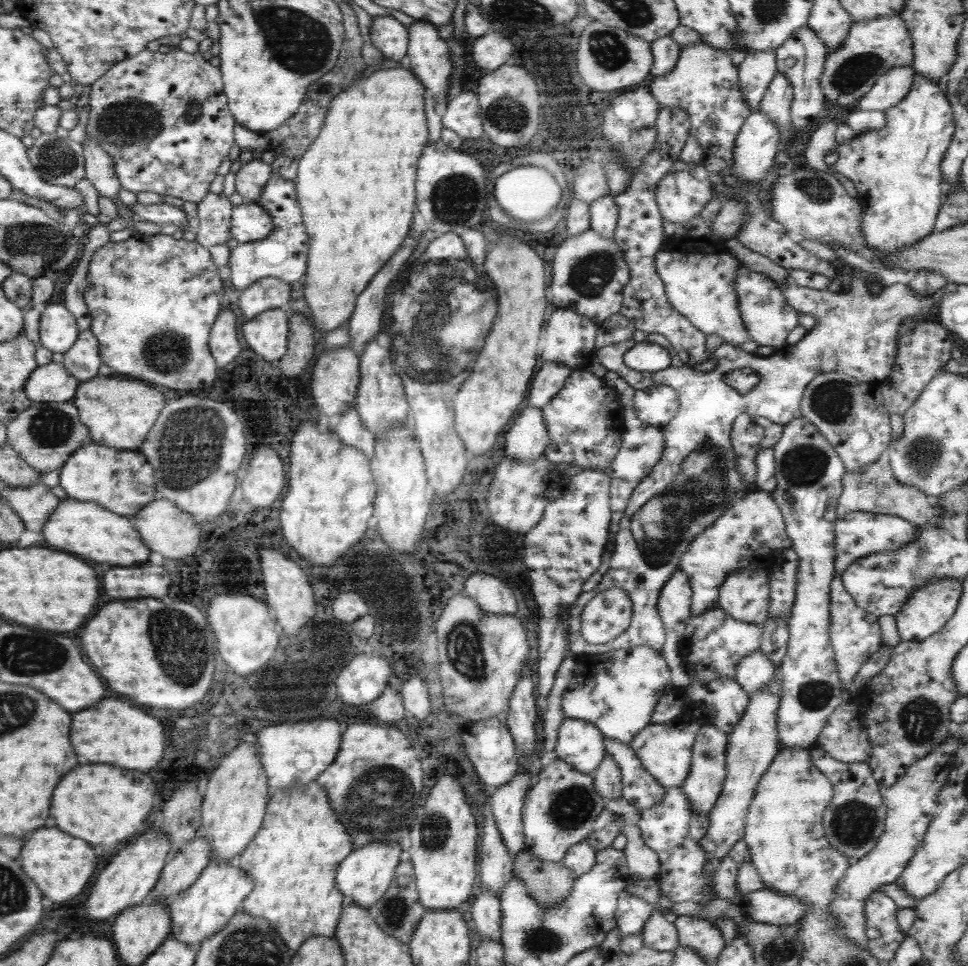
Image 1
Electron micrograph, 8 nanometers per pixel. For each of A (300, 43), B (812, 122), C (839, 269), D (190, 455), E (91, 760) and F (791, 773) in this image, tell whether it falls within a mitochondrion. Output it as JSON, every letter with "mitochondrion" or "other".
{"A":"mitochondrion","B":"other","C":"other","D":"mitochondrion","E":"other","F":"other"}

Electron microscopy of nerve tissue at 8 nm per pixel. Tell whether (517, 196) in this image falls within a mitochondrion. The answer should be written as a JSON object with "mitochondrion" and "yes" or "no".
{"mitochondrion":"no"}

